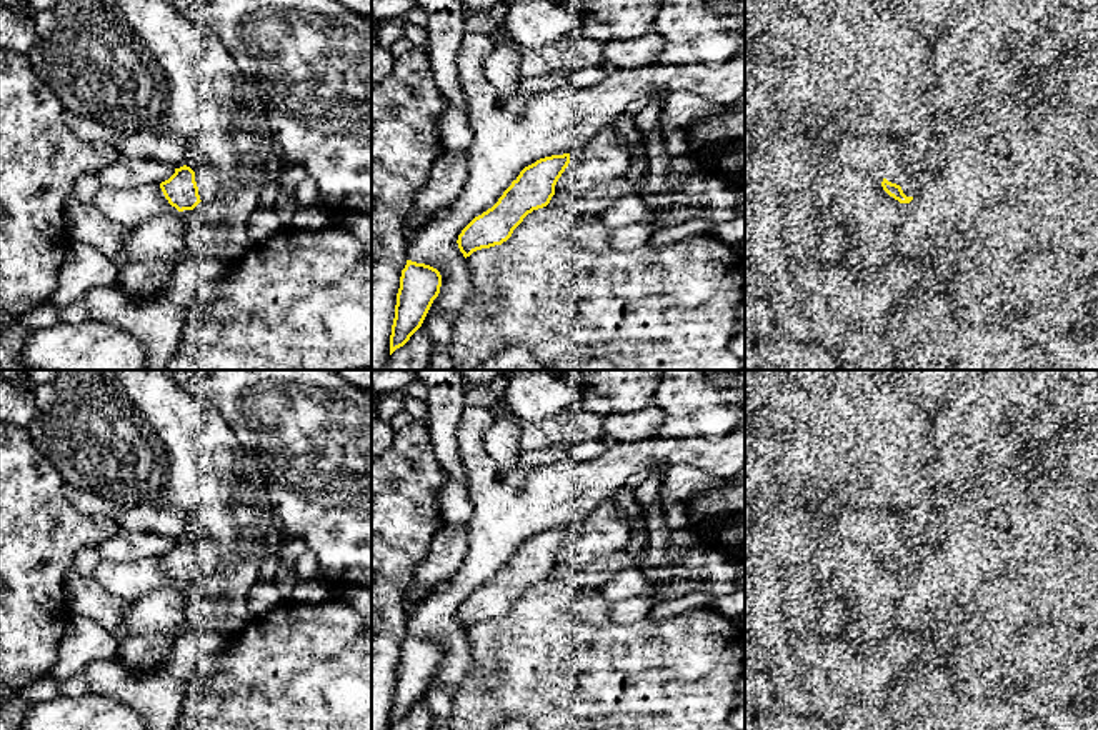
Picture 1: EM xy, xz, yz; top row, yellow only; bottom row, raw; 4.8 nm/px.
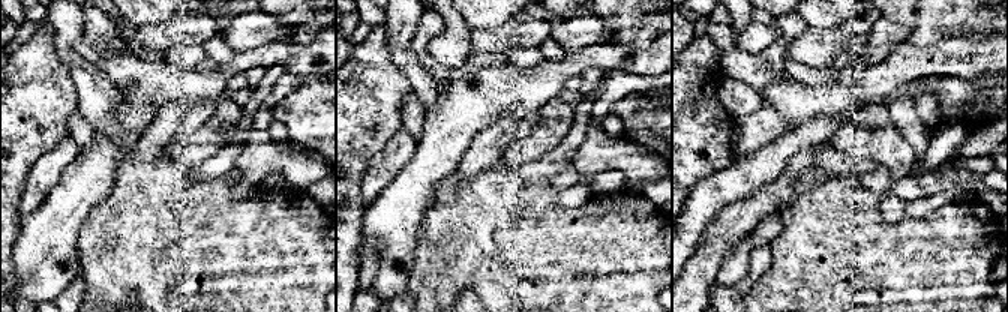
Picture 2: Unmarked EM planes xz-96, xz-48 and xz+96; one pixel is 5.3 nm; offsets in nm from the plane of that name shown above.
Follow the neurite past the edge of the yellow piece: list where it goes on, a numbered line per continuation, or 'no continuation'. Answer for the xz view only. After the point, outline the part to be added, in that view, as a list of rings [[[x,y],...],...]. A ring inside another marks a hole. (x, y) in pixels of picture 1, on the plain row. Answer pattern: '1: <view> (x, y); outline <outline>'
no continuation

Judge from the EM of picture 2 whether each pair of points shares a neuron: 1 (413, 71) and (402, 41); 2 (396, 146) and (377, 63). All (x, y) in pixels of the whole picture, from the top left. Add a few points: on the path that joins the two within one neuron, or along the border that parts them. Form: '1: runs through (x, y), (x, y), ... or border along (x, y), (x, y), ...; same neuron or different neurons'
1: runs through (408, 63), (402, 48); same neuron
2: border along (402, 126), (371, 161); different neurons

